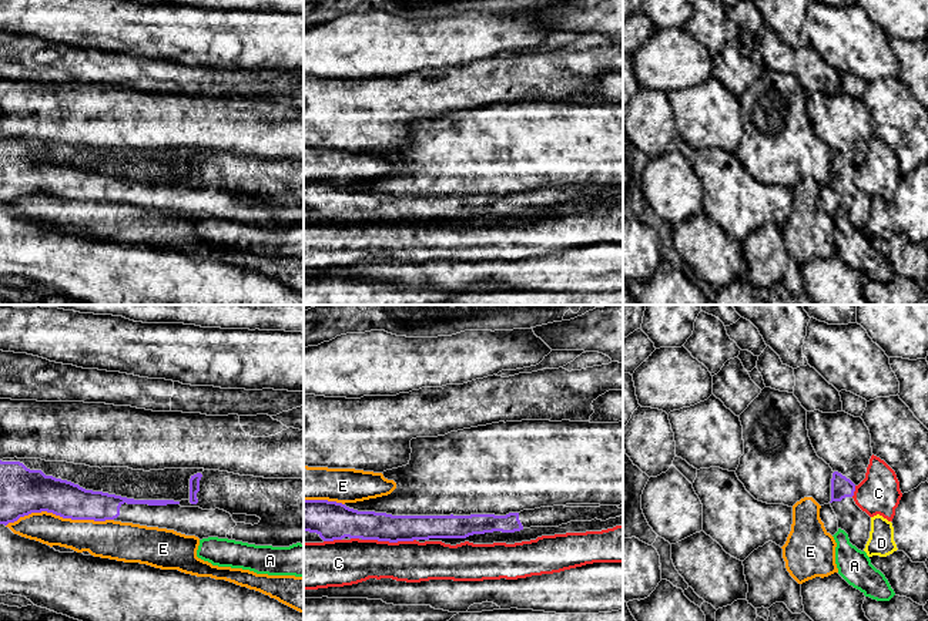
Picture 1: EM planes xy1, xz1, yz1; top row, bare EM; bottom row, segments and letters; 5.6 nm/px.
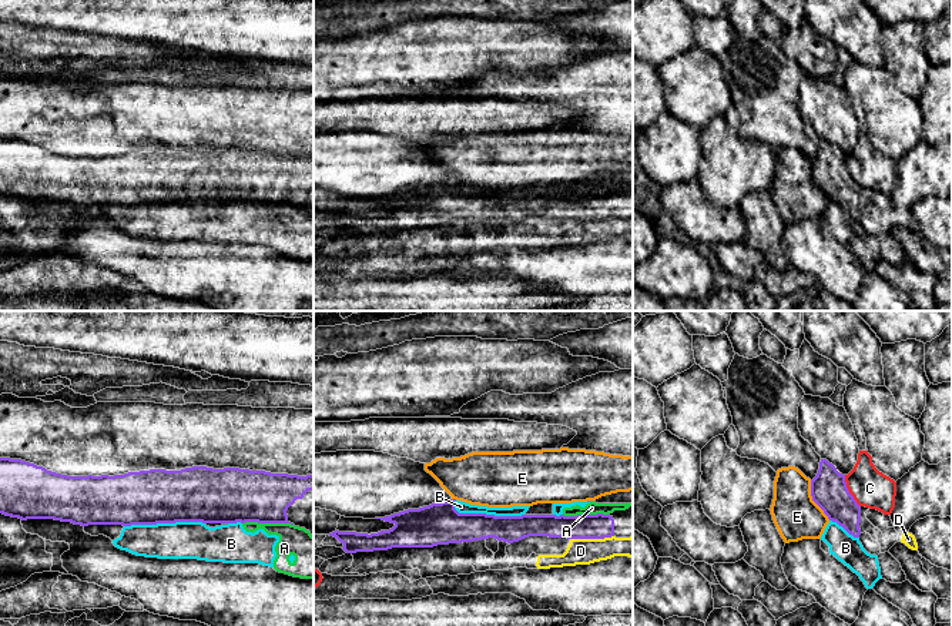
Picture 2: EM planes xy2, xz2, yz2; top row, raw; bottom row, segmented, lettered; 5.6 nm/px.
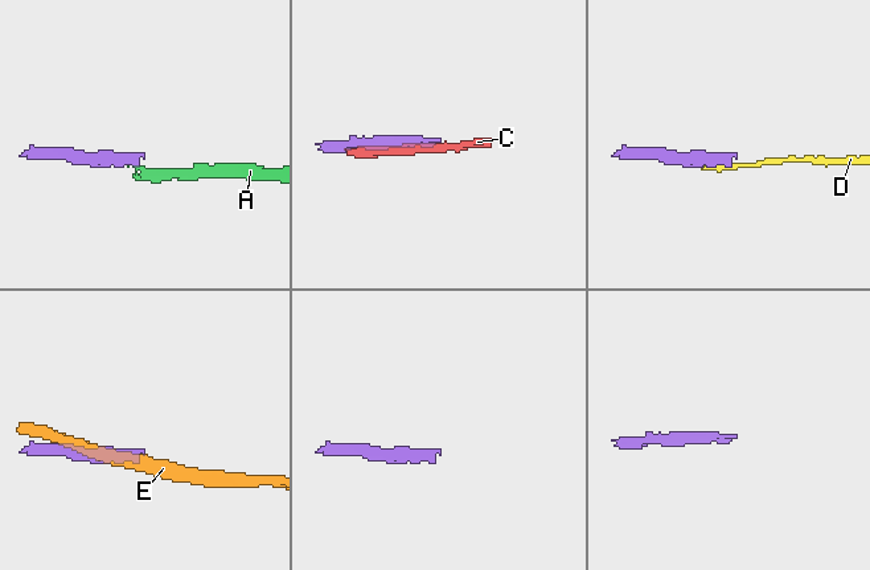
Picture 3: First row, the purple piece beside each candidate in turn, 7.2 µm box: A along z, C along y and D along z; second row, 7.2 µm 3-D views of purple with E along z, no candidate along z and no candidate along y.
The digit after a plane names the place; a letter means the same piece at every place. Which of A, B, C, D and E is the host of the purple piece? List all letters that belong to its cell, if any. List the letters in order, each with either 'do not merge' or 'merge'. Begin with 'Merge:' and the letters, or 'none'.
Merge: none
A: do not merge
B: do not merge
C: do not merge
D: do not merge
E: do not merge

